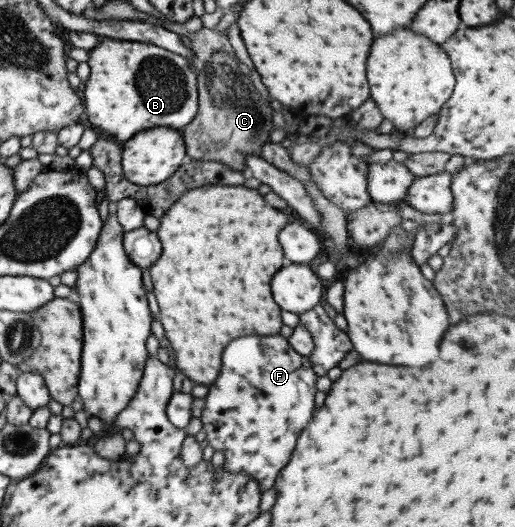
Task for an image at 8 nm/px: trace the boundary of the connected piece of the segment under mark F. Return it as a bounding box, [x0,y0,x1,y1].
[198,333,315,492]

